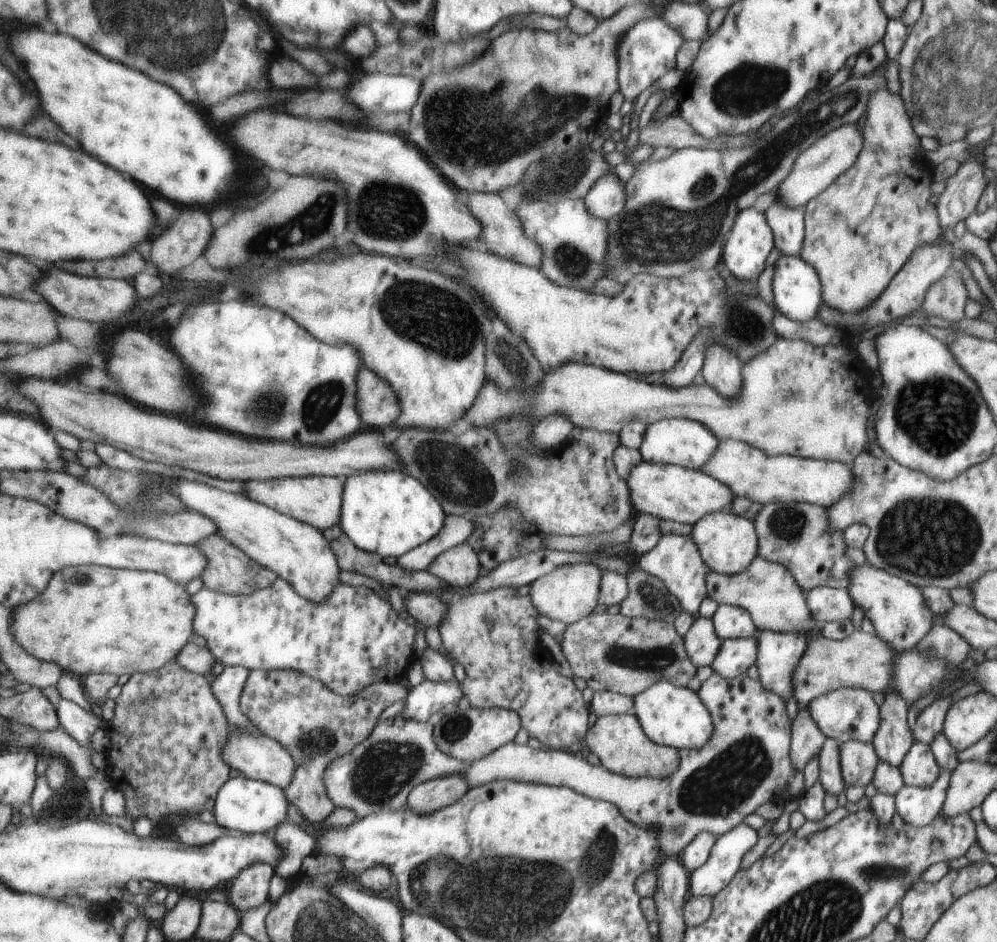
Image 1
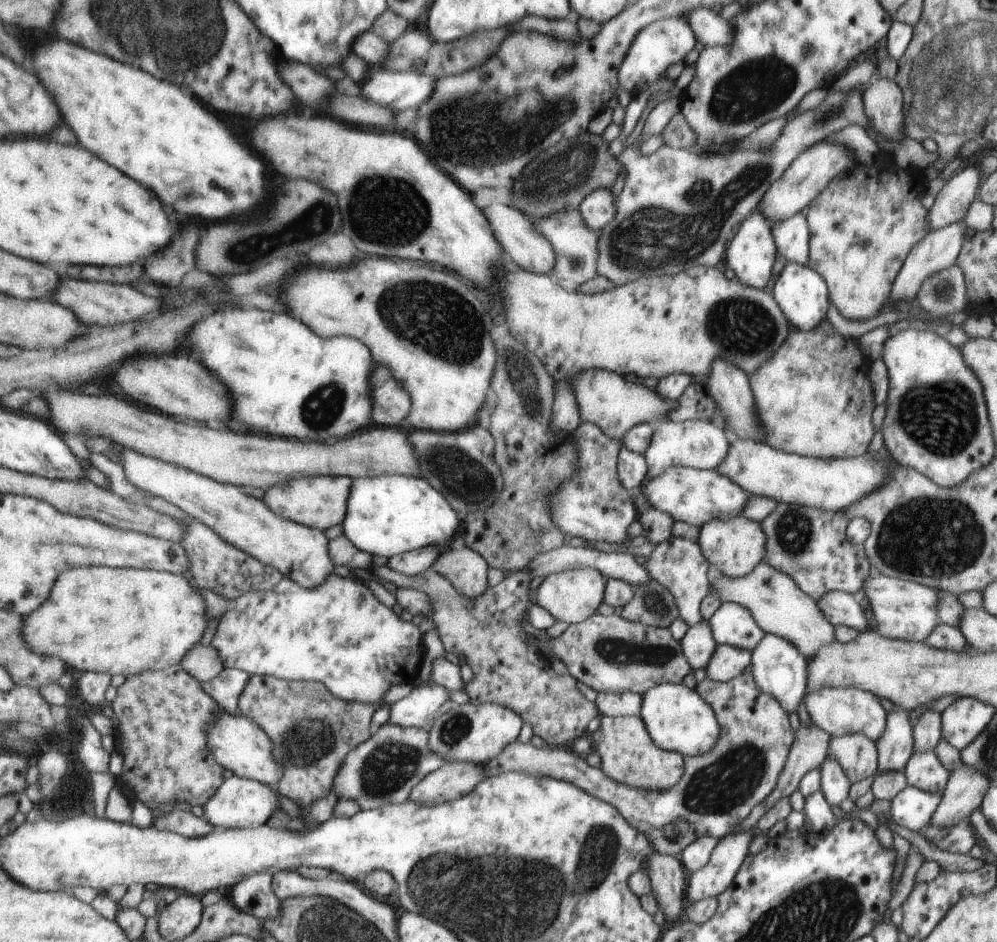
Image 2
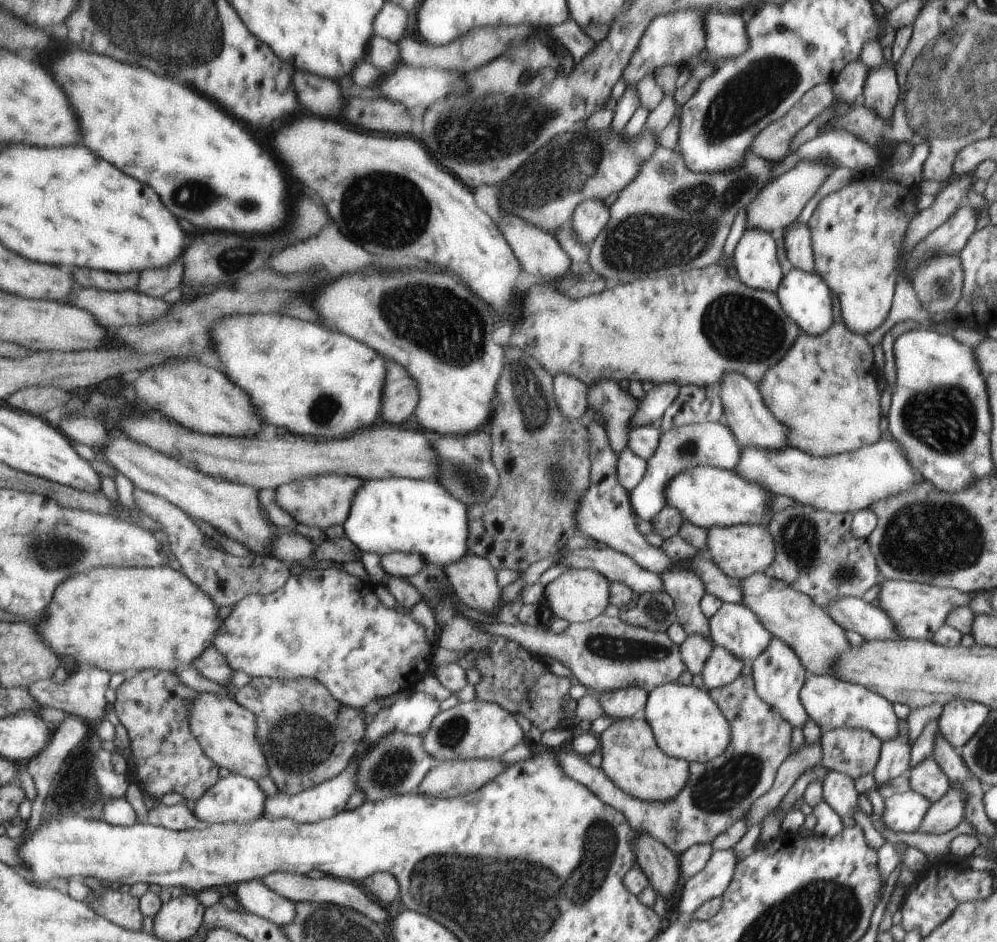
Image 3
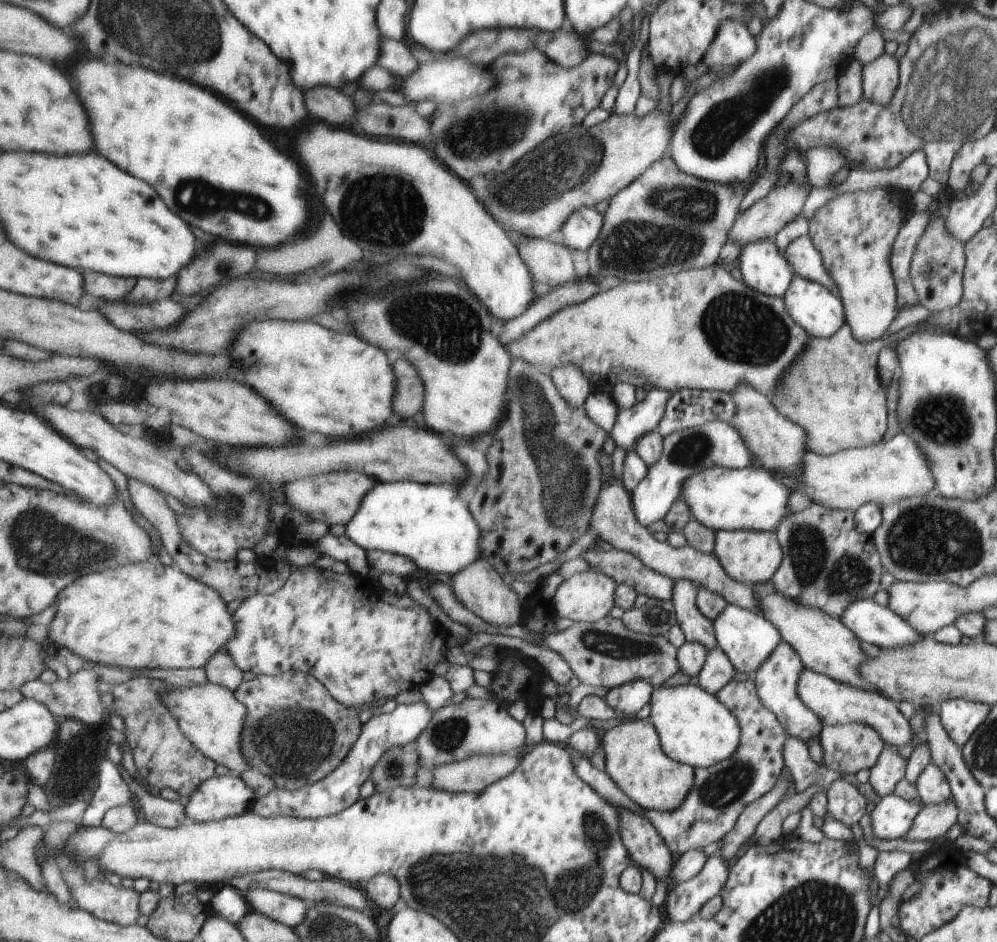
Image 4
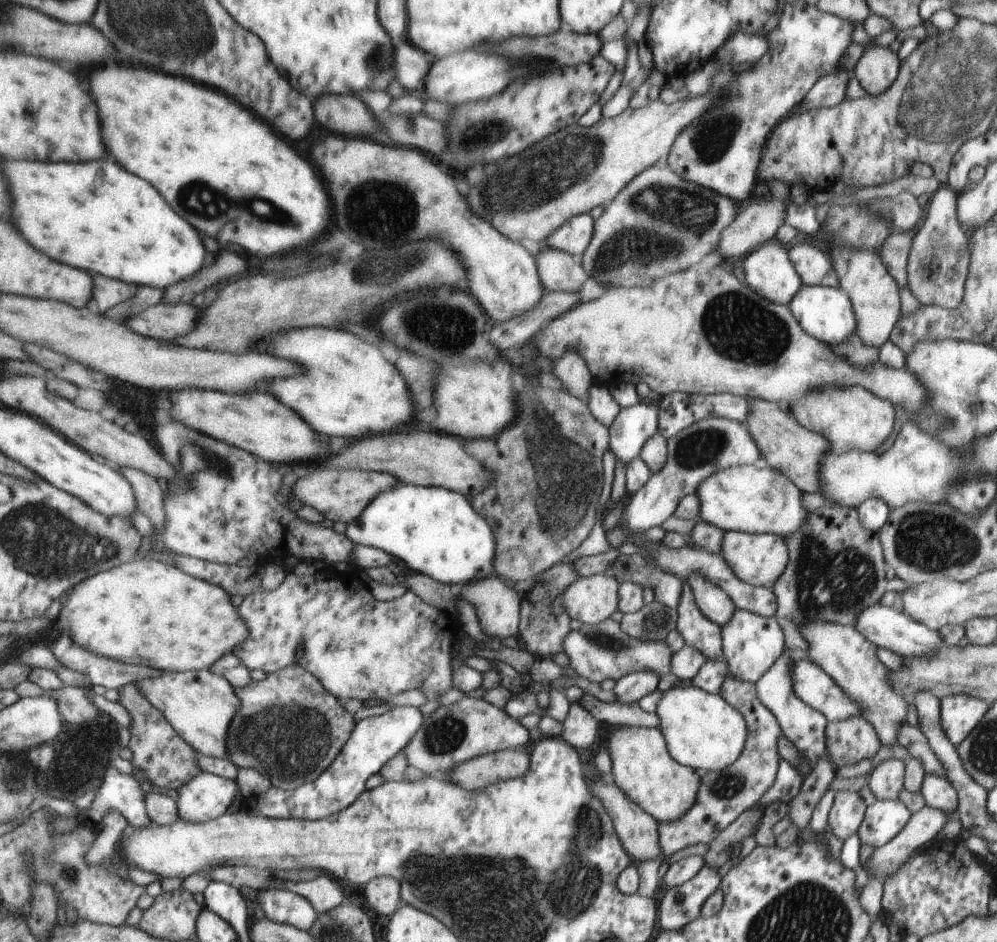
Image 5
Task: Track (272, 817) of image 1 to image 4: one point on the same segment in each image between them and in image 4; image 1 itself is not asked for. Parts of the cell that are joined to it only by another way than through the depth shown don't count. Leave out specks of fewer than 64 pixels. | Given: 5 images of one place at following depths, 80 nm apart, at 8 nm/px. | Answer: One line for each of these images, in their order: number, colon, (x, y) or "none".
2: (242, 803)
3: (236, 799)
4: (222, 797)

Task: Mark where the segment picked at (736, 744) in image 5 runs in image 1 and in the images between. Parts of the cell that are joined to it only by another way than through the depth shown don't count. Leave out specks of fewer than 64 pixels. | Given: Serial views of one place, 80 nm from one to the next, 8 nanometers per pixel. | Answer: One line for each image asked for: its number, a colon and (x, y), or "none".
1: (671, 715)
2: (678, 719)
3: (687, 723)
4: (695, 728)

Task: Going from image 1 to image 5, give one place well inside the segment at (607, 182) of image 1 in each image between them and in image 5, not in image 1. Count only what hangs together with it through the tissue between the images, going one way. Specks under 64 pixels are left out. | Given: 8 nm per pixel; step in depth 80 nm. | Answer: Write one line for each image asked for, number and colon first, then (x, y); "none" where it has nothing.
2: (598, 209)
3: (592, 215)
4: (583, 227)
5: (573, 237)

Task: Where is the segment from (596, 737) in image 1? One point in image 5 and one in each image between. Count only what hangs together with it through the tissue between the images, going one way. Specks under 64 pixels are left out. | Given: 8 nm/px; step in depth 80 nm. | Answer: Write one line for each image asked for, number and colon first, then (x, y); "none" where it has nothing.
2: (628, 753)
3: (631, 757)
4: (634, 758)
5: (642, 767)

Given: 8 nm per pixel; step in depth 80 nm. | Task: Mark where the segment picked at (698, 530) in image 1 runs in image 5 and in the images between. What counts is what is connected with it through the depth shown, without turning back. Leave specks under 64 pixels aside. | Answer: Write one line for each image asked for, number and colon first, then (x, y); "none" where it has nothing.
2: (734, 547)
3: (740, 550)
4: (750, 557)
5: (760, 559)

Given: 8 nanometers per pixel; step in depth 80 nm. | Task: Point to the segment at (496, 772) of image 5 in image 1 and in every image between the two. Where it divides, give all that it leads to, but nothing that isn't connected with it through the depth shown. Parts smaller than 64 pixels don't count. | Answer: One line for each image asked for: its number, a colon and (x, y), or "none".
1: (436, 794)
2: (455, 779)
3: (449, 779)
4: (473, 774)

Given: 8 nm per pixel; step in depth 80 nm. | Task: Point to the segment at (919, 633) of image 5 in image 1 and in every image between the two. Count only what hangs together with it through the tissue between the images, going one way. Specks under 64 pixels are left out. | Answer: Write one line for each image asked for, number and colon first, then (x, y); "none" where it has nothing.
1: (827, 603)
2: (841, 608)
3: (852, 613)
4: (880, 625)

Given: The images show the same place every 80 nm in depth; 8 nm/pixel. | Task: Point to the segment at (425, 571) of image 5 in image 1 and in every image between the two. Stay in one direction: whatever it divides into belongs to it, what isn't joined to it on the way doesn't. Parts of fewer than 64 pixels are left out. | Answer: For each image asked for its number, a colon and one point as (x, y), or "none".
1: (388, 513)
2: (389, 515)
3: (397, 515)
4: (430, 524)

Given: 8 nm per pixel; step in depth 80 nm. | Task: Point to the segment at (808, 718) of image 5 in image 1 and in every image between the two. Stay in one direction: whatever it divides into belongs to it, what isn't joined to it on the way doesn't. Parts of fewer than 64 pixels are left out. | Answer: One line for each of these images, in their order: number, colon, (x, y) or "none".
1: (778, 653)
2: (781, 670)
3: (780, 675)
4: (777, 678)

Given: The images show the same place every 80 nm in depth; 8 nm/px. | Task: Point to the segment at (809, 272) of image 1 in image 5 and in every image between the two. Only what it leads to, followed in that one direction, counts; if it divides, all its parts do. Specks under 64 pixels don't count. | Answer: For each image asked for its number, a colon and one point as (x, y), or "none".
2: (801, 292)
3: (805, 297)
4: (820, 313)
5: (827, 313)

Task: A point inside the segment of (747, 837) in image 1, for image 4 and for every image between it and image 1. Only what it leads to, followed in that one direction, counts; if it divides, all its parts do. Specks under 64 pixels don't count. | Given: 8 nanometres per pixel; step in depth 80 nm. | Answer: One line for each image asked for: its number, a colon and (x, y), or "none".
2: (715, 876)
3: (711, 882)
4: (684, 899)

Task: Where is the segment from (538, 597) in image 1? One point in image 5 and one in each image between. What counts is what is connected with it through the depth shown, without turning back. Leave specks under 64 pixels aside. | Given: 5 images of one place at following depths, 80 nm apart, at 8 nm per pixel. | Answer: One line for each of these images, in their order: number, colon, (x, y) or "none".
2: (571, 596)
3: (579, 595)
4: (585, 597)
5: (593, 599)

